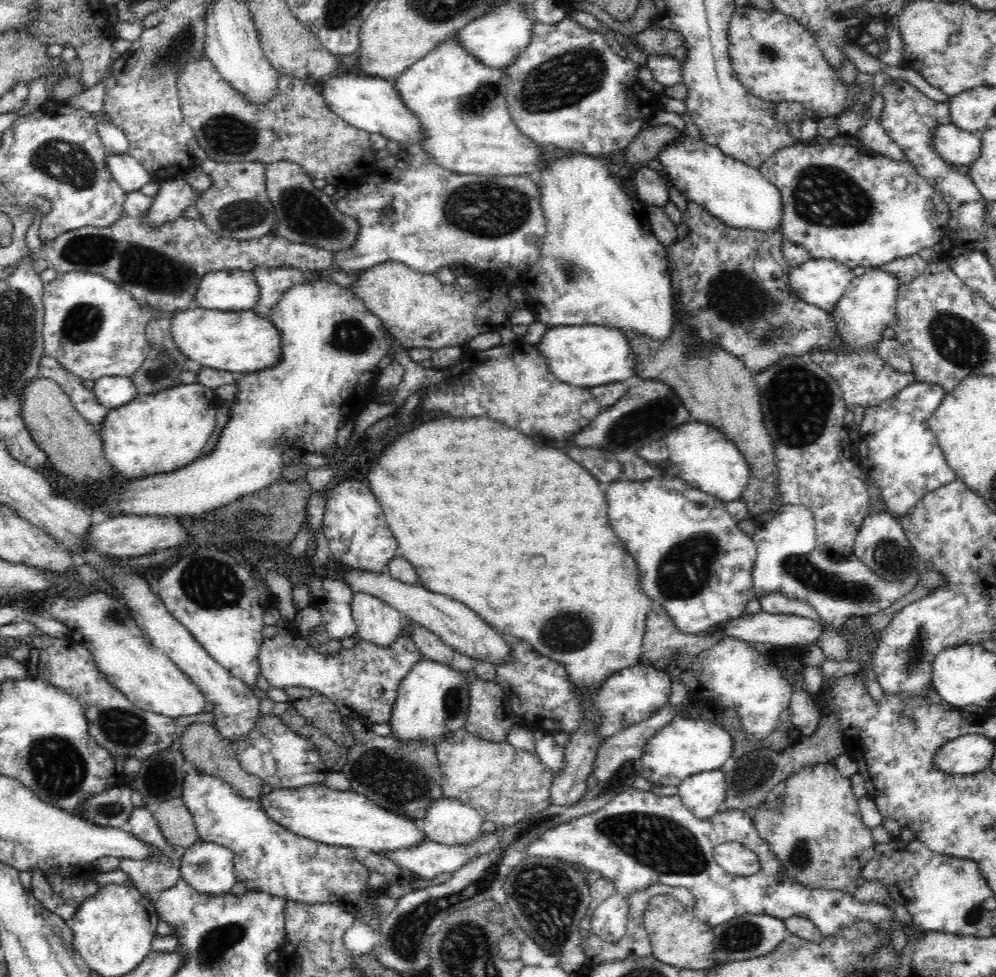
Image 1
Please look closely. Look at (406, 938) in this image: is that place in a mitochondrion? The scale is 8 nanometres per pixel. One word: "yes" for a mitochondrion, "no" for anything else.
yes

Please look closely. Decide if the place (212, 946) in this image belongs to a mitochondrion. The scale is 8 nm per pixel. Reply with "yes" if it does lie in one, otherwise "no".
yes

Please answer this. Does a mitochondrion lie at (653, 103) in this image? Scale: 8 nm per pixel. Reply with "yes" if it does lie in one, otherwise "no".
no

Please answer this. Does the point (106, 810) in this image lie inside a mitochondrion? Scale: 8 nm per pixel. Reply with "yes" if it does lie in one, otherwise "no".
yes

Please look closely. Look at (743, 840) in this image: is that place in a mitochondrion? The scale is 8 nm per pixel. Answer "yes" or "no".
no

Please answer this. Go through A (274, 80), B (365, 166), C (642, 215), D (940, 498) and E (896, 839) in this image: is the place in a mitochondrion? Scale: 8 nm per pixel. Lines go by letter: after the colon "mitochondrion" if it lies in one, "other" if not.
A: other
B: other
C: other
D: other
E: other

